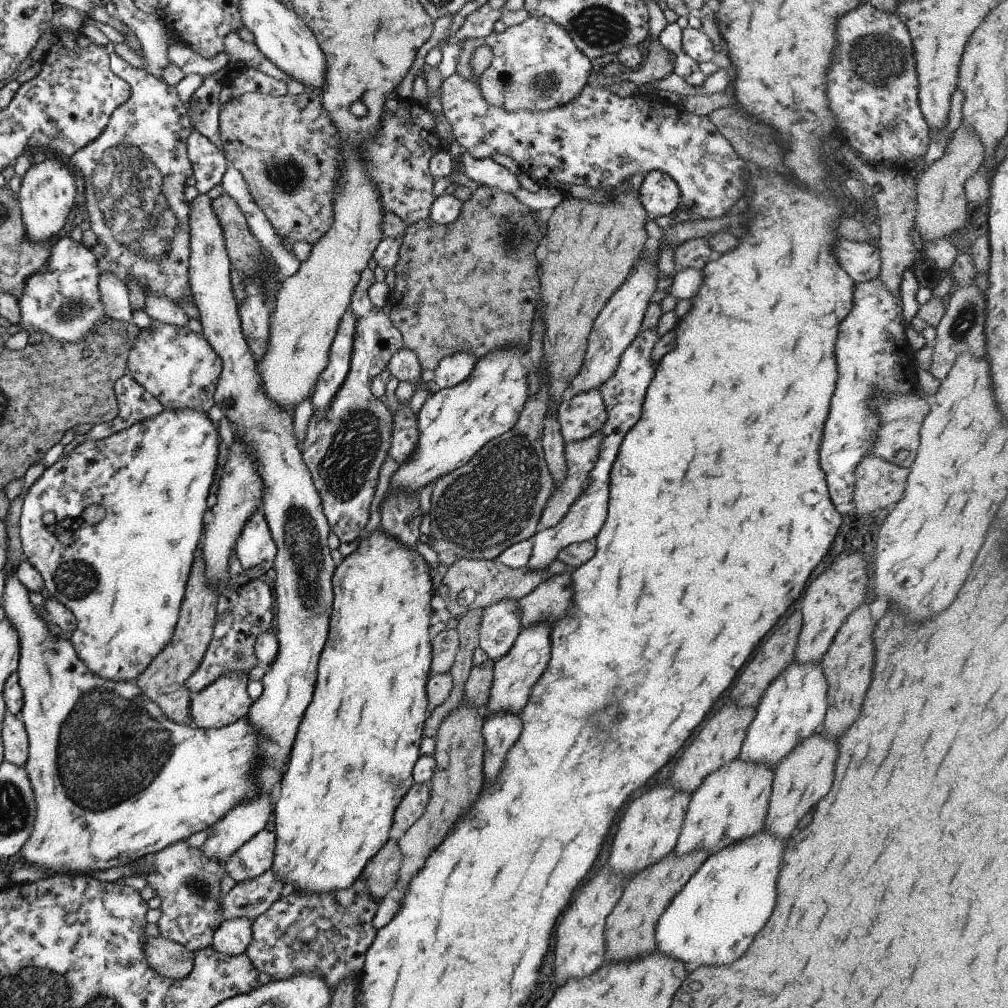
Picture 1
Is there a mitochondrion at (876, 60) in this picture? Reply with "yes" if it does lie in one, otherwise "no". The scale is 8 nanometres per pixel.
yes

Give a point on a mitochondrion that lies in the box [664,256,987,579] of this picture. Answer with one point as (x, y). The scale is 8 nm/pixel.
(966, 317)

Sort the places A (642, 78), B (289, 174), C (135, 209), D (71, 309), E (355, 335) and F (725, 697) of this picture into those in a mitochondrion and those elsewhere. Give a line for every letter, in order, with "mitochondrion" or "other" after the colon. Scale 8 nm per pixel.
A: other
B: mitochondrion
C: mitochondrion
D: mitochondrion
E: other
F: other

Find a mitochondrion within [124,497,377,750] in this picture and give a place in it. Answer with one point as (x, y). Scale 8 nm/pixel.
(302, 532)

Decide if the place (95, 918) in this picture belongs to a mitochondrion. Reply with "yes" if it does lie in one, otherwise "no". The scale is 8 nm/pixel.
no

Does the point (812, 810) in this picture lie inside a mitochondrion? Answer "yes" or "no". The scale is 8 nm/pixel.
no

